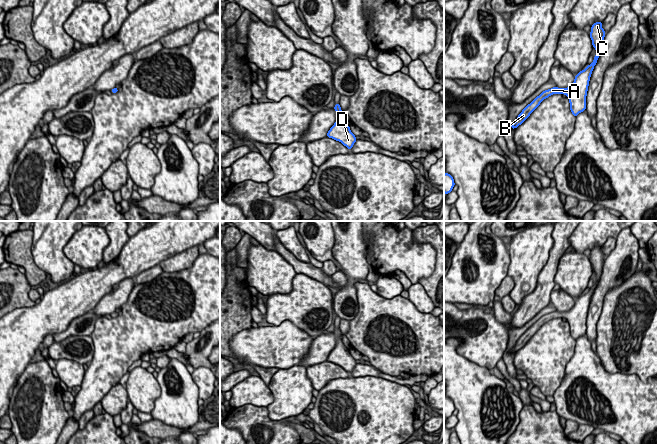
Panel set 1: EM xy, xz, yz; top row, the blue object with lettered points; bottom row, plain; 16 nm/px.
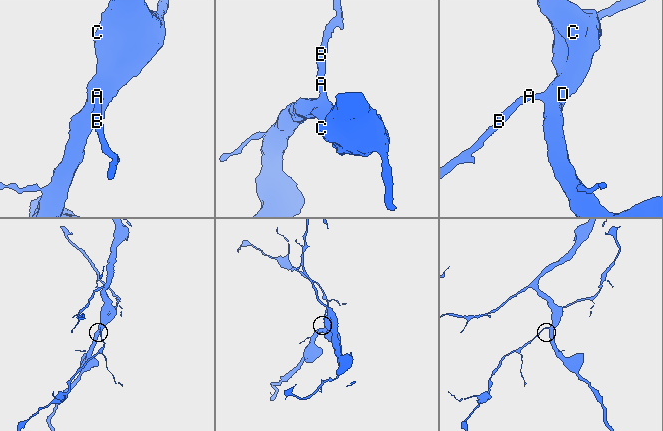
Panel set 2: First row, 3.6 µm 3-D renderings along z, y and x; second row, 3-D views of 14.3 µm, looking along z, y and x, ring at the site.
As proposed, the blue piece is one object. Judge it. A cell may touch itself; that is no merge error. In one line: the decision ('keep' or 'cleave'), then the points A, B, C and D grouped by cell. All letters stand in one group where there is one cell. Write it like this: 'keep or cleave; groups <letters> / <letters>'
keep; groups A B C D

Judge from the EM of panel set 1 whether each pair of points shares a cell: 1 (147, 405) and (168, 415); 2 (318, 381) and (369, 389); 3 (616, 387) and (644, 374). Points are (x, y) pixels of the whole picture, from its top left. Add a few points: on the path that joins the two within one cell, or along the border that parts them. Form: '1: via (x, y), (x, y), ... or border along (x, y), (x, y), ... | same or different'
1: border along (159, 384), (160, 395), (150, 413) | different
2: border along (349, 375), (343, 378), (332, 378), (318, 390) | different
3: border along (616, 372), (635, 373), (646, 383) | different

